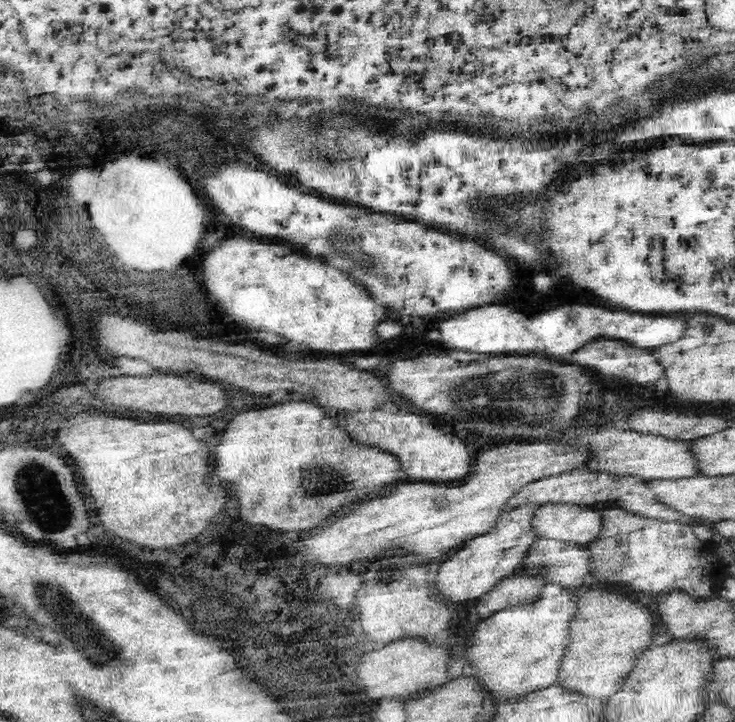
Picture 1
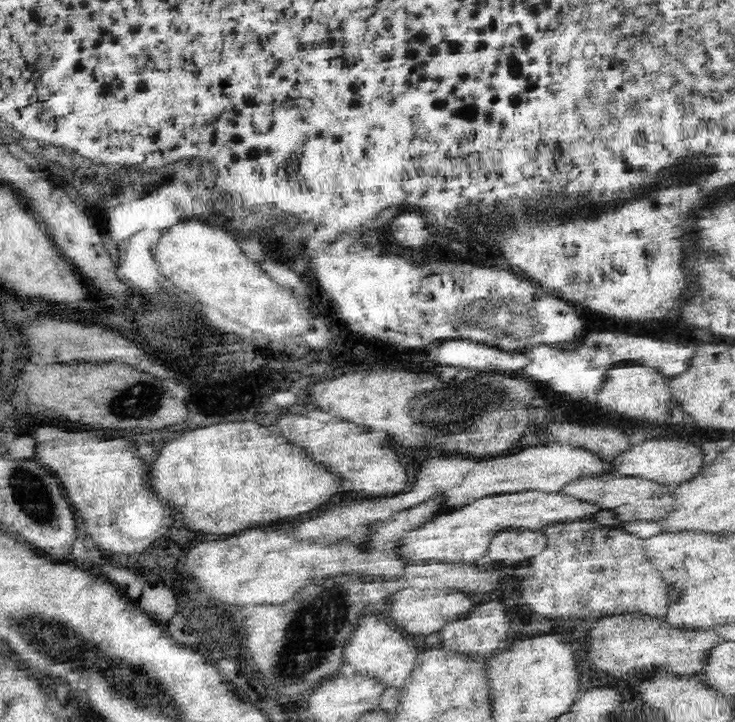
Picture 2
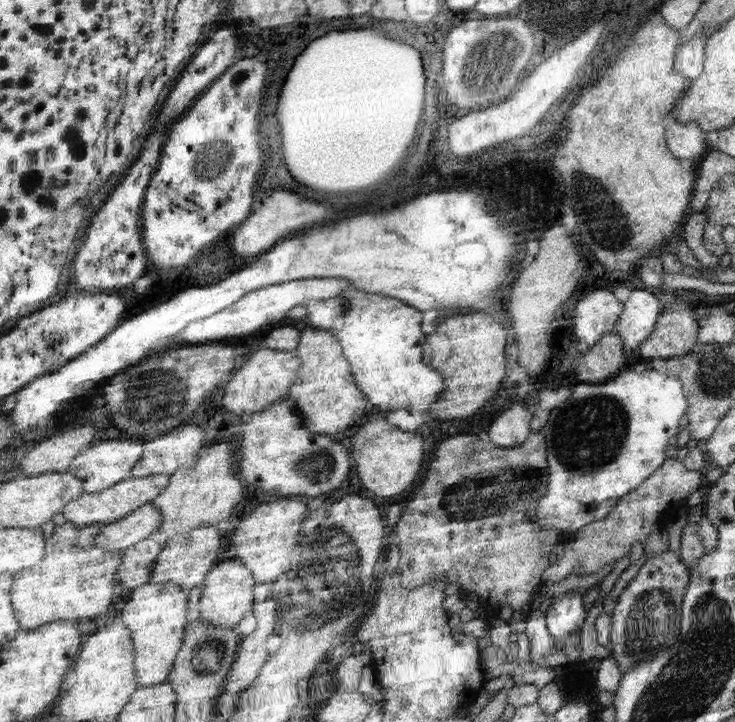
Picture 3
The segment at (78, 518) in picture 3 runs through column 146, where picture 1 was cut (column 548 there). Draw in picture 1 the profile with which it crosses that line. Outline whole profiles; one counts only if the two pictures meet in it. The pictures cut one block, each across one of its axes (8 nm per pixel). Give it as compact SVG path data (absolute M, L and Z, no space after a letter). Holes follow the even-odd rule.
M586 470L564 472L560 476L550 476L550 478L534 482L534 484L528 484L518 494L514 494L506 504L502 504L502 508L498 508L498 516L514 512L516 508L522 508L522 506L538 506L538 508L542 508L542 506L548 506L548 504L562 504L562 506L596 508L602 502L604 504L612 502L612 506L618 506L620 510L624 510L628 514L634 514L634 516L642 516L646 520L658 520L658 522L692 520L692 518L686 518L682 514L670 512L668 508L658 504L654 500L654 496L644 488L644 480L636 480L636 478L630 478L630 476L618 478L618 476L610 476L610 474L594 474L594 472L586 472Z

